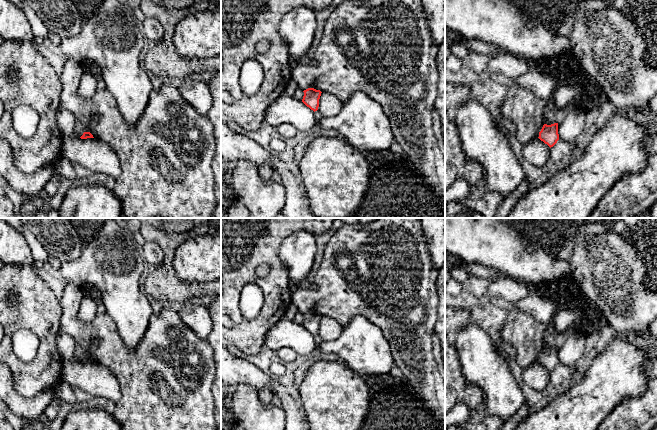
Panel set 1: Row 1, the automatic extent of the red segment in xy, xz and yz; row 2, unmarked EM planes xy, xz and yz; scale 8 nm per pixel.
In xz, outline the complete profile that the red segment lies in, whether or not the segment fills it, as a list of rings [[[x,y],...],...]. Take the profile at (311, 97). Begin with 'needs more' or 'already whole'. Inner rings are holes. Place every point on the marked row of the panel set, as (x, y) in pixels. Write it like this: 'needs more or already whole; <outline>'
already whole; [[[308,88],[303,92],[304,96],[302,102],[314,112],[317,111],[319,107],[319,99],[322,92],[314,88]]]

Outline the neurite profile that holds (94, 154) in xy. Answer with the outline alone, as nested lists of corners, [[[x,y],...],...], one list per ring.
[[[65,136],[63,156],[67,157],[72,164],[80,164],[91,172],[104,173],[114,179],[121,174],[116,152],[101,139]]]

